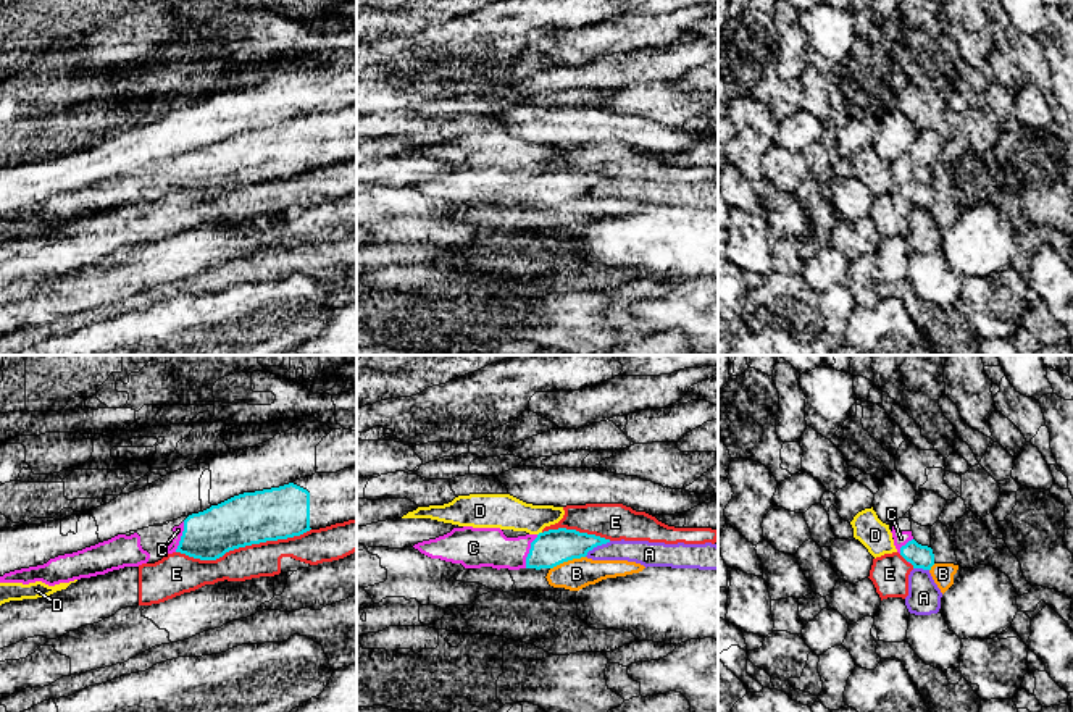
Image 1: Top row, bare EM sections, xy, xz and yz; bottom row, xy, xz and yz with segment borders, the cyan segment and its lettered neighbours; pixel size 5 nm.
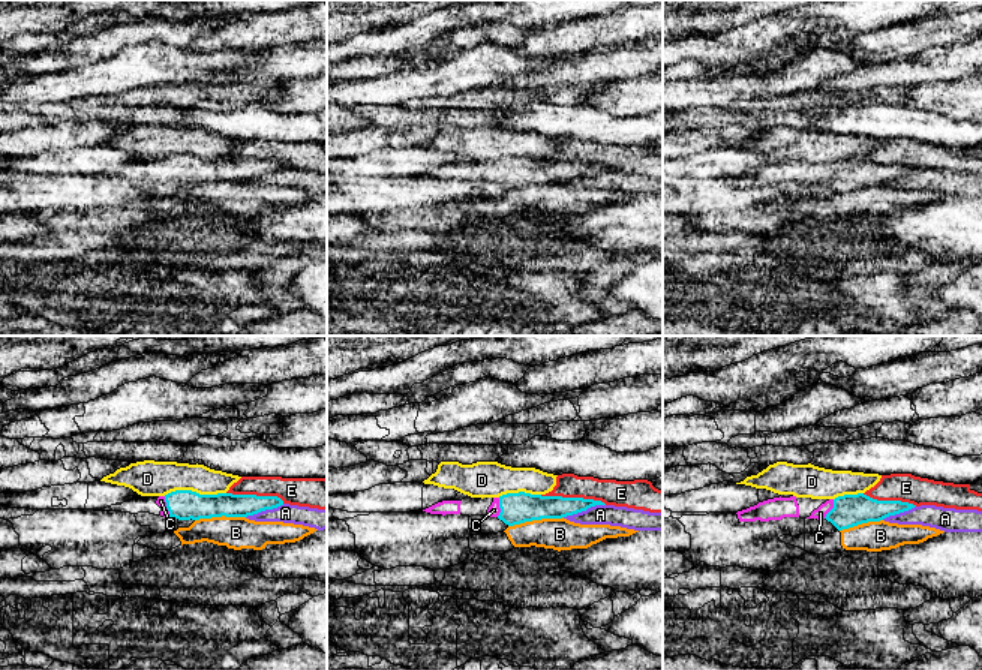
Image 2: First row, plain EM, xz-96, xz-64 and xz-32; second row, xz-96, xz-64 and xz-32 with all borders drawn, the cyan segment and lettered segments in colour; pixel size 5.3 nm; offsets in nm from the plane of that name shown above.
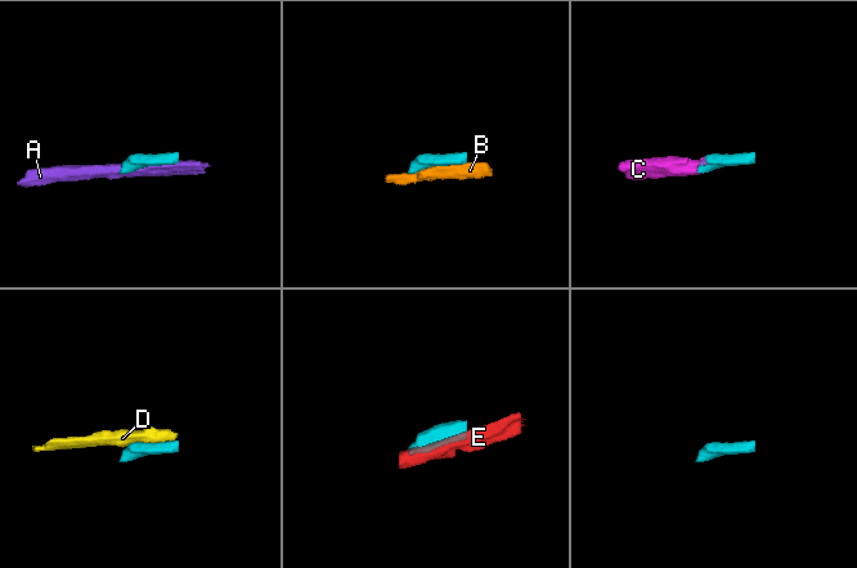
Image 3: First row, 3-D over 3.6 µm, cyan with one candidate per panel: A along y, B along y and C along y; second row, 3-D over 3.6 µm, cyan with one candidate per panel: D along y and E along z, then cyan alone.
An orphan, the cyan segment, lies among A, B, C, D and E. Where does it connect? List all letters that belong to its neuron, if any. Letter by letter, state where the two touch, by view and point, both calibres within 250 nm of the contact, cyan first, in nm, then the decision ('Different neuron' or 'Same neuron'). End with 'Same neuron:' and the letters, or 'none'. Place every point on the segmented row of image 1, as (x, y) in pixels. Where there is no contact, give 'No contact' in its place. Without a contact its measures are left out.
A: Touches cyan at xz (597, 544). Thickness 180 nm (cyan) against 120 nm. Different neuron
B: Touches cyan at xz (567, 561). Thickness 180 nm (cyan) against 150 nm. Different neuron
C: Touches cyan at xz (530, 551). Thickness 180 nm (cyan) against 190 nm. Same neuron
D: Touches cyan at xz (539, 533). Thickness 180 nm (cyan) against 180 nm. Different neuron
E: Touches cyan at xy (242, 546). Thickness 260 nm (cyan) against 170 nm. Different neuron
Same neuron: C

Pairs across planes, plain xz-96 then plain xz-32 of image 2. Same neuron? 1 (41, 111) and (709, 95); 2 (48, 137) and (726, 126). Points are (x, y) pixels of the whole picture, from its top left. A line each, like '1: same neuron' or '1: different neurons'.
1: different neurons
2: different neurons

